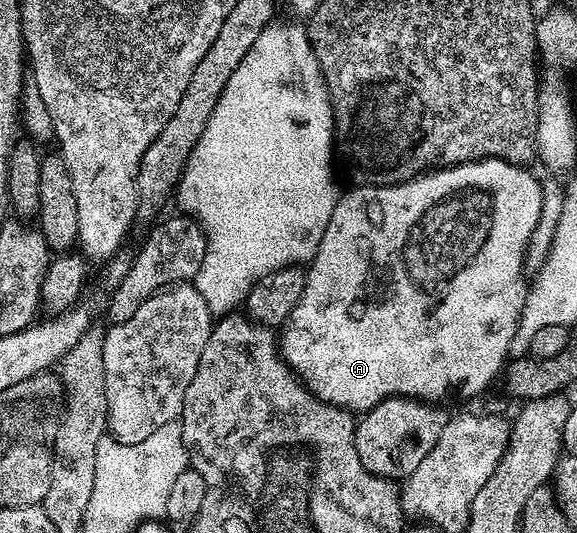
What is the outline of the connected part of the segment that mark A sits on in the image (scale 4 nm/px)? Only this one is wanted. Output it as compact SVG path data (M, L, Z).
M475 159L453 167L438 167L389 187L356 185L351 188L353 191L345 190L341 194L334 205L330 225L326 225L326 233L322 233L322 245L318 245L318 253L307 268L306 289L302 289L302 297L298 297L294 313L290 313L278 335L280 356L304 382L308 391L314 393L314 397L346 411L363 413L395 395L403 395L406 399L423 399L434 404L451 395L456 399L472 399L482 394L495 379L497 382L509 358L508 350L514 347L516 326L526 294L524 254L528 251L528 242L536 235L538 217L542 213L541 180L535 179L528 170L527 166L501 159Z

